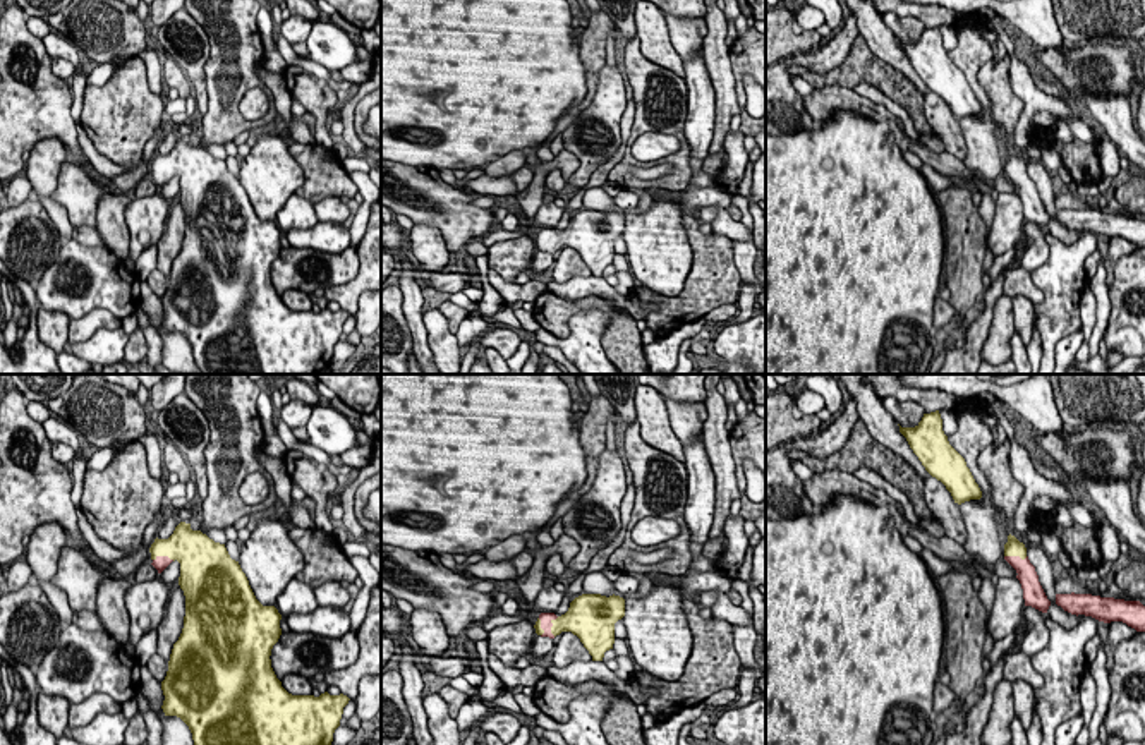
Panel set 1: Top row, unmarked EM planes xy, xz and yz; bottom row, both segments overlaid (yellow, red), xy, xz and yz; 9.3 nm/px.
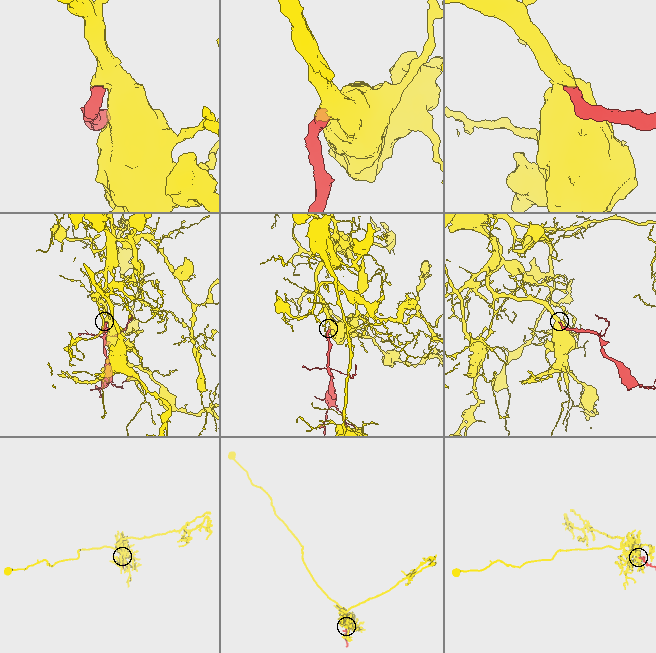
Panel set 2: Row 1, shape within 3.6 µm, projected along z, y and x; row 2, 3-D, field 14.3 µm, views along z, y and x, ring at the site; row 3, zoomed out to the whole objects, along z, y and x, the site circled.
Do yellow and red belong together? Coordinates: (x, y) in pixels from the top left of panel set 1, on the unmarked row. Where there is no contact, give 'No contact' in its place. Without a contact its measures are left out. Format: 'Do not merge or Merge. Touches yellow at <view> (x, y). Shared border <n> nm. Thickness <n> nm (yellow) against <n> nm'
Merge. Touches yellow at xz (553, 241). Shared border 200 nm. Thickness 280 nm (yellow) against 100 nm

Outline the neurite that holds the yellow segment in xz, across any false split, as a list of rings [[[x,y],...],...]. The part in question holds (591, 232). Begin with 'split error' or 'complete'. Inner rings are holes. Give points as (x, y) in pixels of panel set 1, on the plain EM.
split error | [[[582,209],[570,218],[565,230],[541,228],[534,244],[541,252],[554,254],[561,247],[572,247],[592,271],[603,276],[613,264],[615,239],[625,232],[625,215],[620,211]]]

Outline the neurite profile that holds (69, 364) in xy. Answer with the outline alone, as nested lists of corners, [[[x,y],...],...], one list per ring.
[[[64,350],[57,355],[57,362],[62,374],[84,374],[86,371],[91,371],[89,362],[76,357],[72,352]]]

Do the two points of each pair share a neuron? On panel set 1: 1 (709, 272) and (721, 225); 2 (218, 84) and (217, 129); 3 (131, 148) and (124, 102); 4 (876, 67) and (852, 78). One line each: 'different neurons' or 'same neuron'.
1: different neurons
2: same neuron
3: same neuron
4: same neuron

